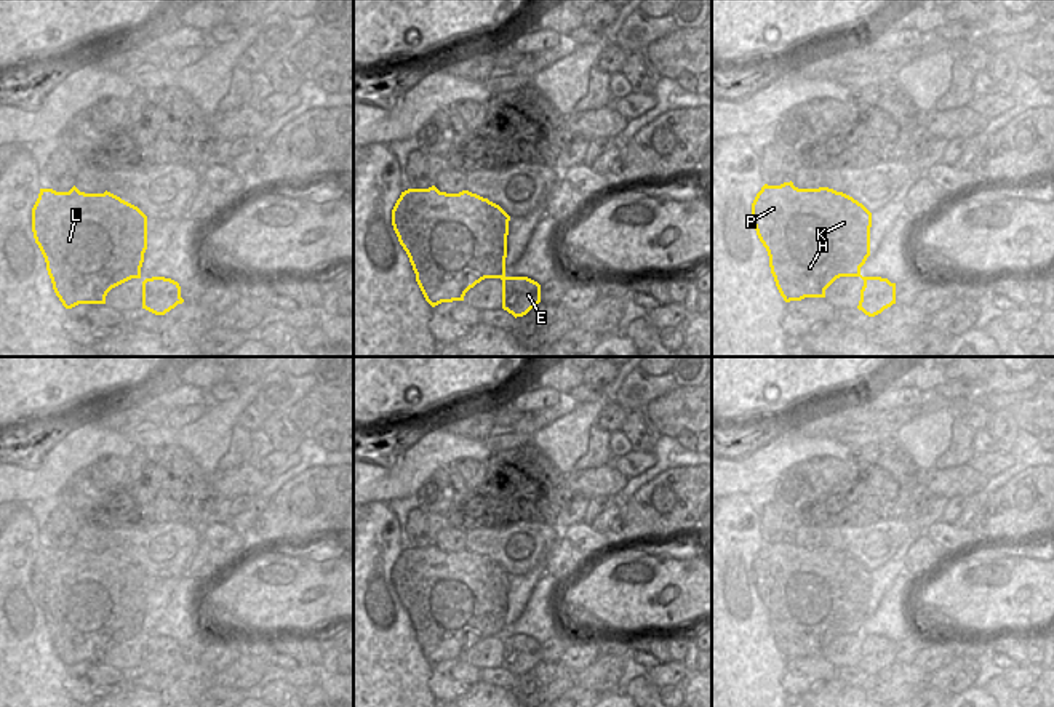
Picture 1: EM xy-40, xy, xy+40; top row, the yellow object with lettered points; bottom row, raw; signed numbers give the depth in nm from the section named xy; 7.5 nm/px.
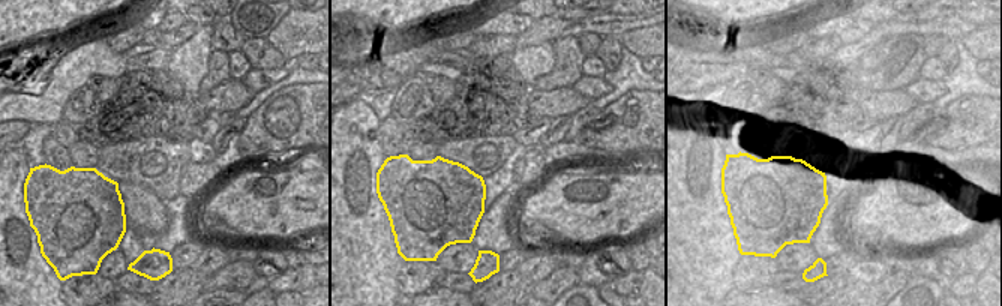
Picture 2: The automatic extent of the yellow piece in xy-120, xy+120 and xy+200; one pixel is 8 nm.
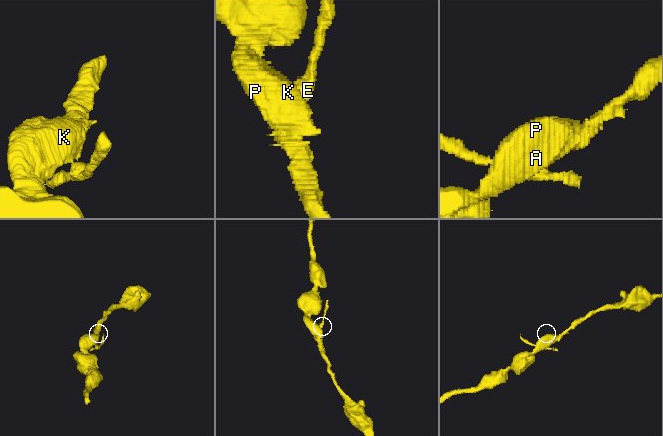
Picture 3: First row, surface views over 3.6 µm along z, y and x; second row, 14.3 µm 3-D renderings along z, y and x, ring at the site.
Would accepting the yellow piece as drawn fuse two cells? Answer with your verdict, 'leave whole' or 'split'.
leave whole

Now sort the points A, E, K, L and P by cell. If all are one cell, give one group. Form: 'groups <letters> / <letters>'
groups A E K L P

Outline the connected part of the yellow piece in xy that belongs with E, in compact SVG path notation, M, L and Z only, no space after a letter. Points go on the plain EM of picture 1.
M435 544L401 550L392 568L393 589L432 665L464 659L465 651L481 638L501 637L502 667L517 677L541 661L541 643L528 635L505 633L509 579L510 574L488 557L469 549L446 552Z

